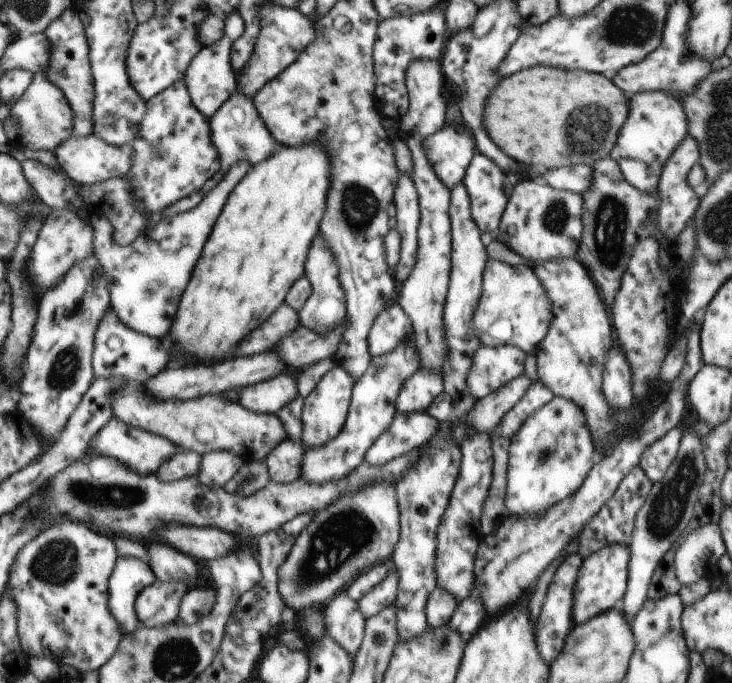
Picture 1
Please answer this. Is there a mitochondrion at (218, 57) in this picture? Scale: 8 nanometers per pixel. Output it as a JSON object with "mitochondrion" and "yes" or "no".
{"mitochondrion":"no"}

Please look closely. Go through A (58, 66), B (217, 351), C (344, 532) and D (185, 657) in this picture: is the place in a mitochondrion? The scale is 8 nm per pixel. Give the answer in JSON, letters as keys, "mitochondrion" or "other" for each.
{"A":"other","B":"other","C":"mitochondrion","D":"mitochondrion"}

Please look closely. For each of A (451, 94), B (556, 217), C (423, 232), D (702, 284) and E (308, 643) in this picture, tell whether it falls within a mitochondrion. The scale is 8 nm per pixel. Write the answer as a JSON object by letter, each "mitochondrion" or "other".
{"A":"other","B":"mitochondrion","C":"other","D":"other","E":"other"}

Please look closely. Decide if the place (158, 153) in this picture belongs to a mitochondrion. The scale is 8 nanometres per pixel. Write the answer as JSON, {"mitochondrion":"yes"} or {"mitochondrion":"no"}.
{"mitochondrion":"yes"}

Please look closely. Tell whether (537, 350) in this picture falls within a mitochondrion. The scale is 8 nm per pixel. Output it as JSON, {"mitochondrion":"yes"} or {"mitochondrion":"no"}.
{"mitochondrion":"no"}

